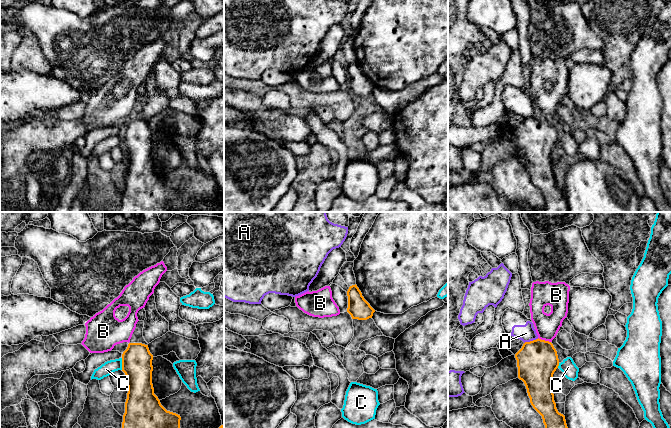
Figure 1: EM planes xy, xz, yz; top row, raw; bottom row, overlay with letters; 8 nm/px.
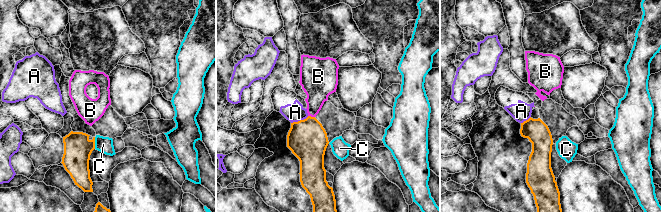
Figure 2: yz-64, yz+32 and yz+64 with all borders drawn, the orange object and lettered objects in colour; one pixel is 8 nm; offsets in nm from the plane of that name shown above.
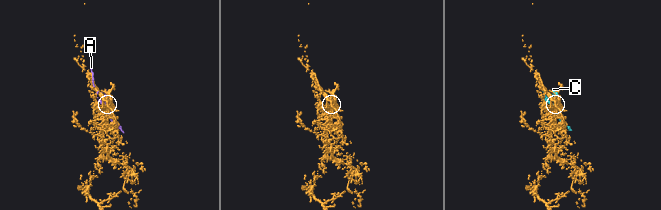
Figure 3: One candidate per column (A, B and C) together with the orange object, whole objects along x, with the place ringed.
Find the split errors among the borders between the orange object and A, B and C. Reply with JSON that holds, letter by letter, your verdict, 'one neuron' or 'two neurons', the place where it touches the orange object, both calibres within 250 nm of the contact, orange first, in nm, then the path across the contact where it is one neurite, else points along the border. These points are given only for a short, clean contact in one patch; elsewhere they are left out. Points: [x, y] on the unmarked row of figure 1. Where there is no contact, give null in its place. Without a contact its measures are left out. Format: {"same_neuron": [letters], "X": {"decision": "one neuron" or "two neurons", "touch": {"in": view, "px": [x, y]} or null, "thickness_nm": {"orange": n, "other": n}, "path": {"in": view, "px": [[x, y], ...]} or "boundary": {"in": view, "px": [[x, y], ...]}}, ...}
{"same_neuron": [], "A": {"decision": "two neurons", "touch": {"in": "yz", "px": [531, 117]}, "thickness_nm": {"orange": 320, "other": 140}, "boundary": {"in": "yz", "px": [[538, 114], [524, 119]]}}, "B": {"decision": "two neurons", "touch": {"in": "yz", "px": [544, 116]}, "thickness_nm": {"orange": 320, "other": 190}, "boundary": {"in": "yz", "px": [[538, 113], [550, 118]]}}, "C": {"decision": "two neurons", "touch": {"in": "xy", "px": [122, 140]}, "thickness_nm": {"orange": 240, "other": 110}, "boundary": {"in": "xy", "px": [[121, 134], [122, 145]]}}}

